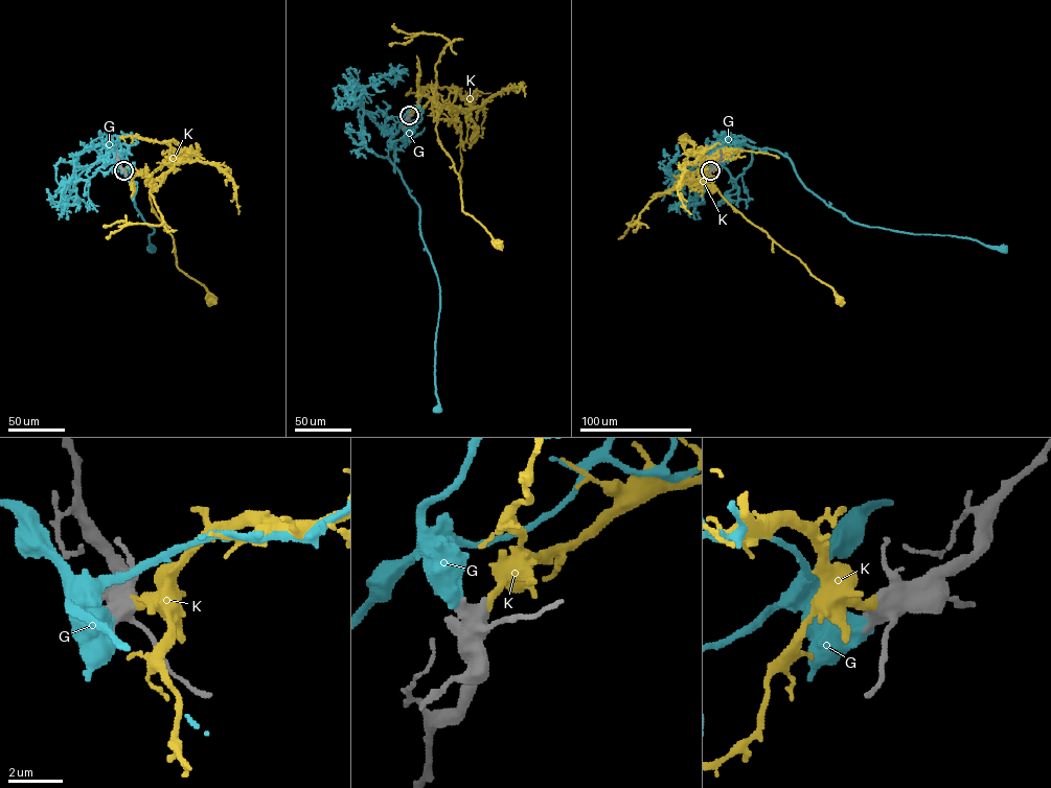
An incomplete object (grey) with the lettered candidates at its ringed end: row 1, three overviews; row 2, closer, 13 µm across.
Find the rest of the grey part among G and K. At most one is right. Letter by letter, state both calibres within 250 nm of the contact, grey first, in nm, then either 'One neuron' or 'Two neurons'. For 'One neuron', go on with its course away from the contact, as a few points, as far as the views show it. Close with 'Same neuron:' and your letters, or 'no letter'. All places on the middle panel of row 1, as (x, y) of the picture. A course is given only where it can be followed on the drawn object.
G: Thickness 460 nm (grey) against 550 nm. Two neurons
K: Thickness 400 nm (grey) against 320 nm. One neuron. Its course: (409, 115), (430, 99), (437, 100), (439, 110), (435, 131), (459, 177), (462, 210), (499, 244)
Same neuron: K

